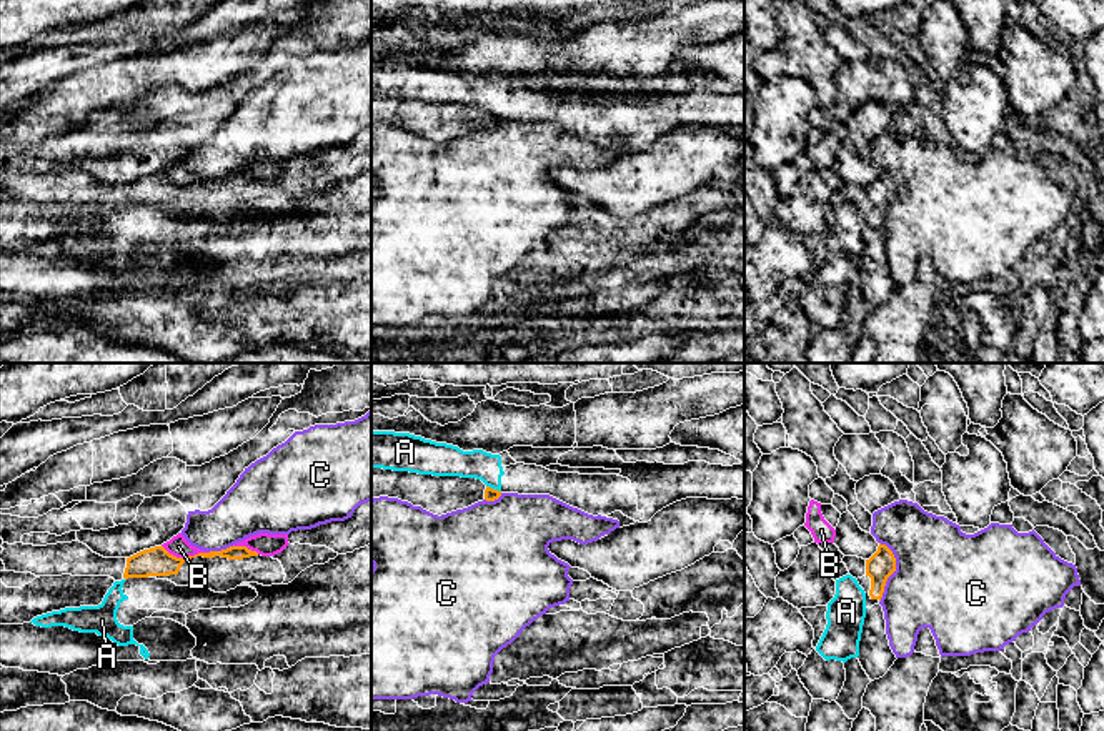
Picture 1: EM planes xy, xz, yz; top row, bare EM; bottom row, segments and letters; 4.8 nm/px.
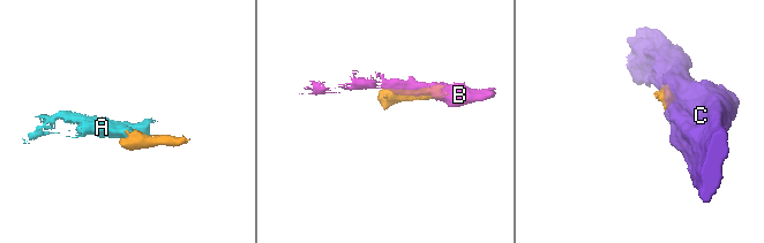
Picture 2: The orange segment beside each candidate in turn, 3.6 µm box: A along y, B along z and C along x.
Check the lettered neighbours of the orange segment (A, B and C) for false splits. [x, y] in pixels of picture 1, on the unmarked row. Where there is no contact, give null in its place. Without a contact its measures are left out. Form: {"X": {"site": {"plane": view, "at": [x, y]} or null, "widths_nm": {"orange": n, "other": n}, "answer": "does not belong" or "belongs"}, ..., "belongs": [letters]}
{"A": {"site": {"plane": "xz", "at": [492, 115]}, "widths_nm": {"orange": 60, "other": 150}, "answer": "does not belong"}, "B": {"site": {"plane": "xy", "at": [187, 183]}, "widths_nm": {"orange": 140, "other": 100}, "answer": "does not belong"}, "C": {"site": {"plane": "yz", "at": [895, 197]}, "widths_nm": {"orange": 140, "other": 480}, "answer": "does not belong"}, "belongs": []}

